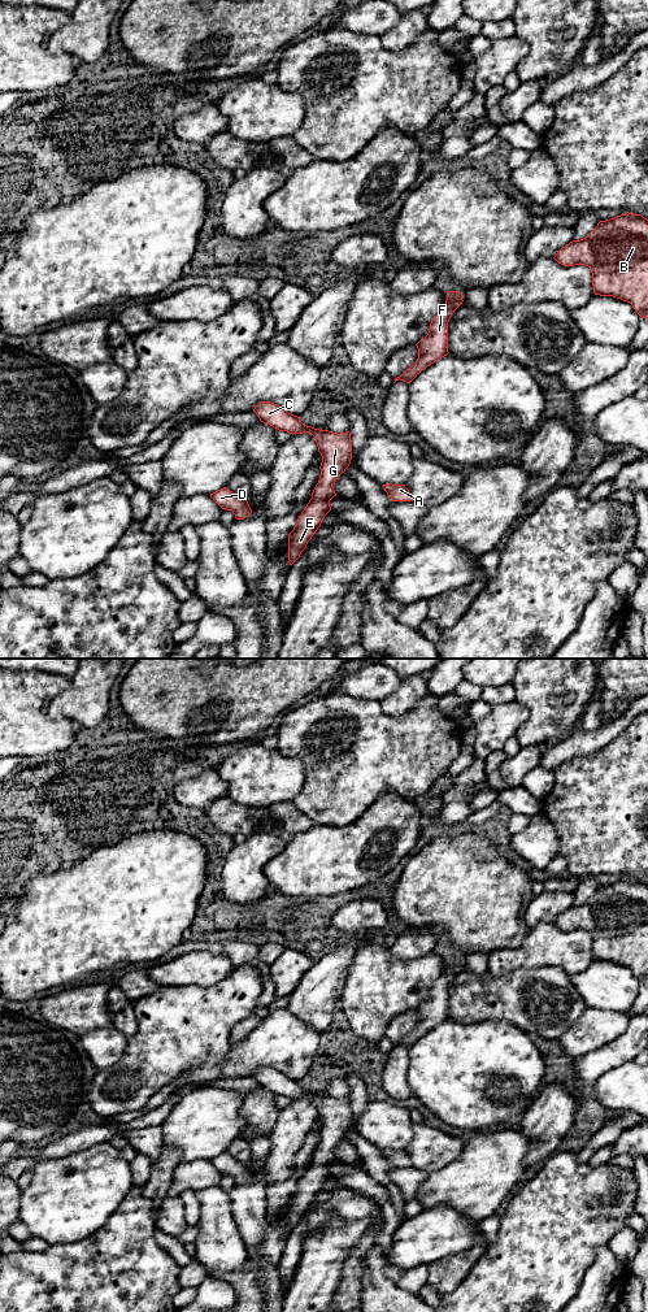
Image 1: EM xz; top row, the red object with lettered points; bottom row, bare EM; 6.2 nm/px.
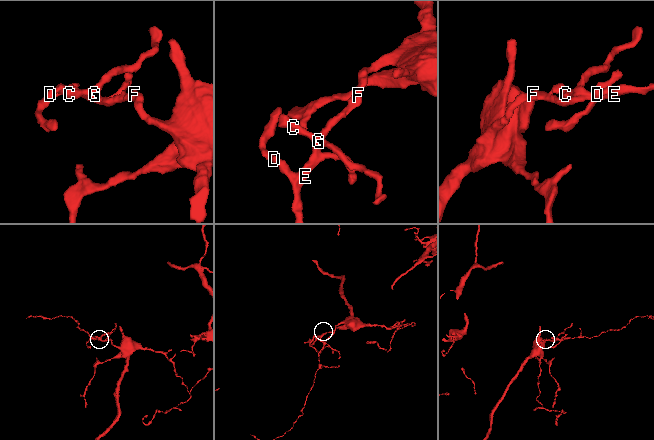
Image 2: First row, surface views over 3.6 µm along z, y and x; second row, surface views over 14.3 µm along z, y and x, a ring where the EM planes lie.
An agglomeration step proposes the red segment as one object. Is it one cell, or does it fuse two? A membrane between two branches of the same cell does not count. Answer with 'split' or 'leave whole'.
leave whole

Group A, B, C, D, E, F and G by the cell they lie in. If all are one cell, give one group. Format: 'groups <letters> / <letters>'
groups A B C D E F G

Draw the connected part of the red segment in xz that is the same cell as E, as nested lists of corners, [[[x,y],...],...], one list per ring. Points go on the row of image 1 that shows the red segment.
[[[271,401],[258,403],[253,412],[261,422],[279,431],[287,431],[292,435],[312,434],[322,456],[321,475],[312,492],[312,499],[299,516],[296,526],[288,534],[288,562],[292,565],[306,548],[325,516],[331,511],[330,500],[336,496],[334,485],[352,460],[351,433],[336,434],[306,426],[300,421],[300,417],[288,413]]]

